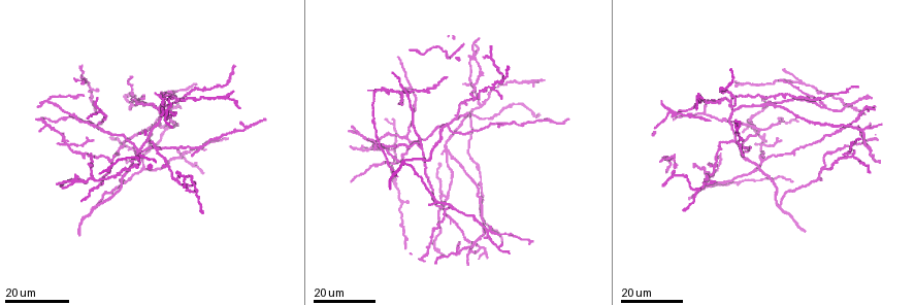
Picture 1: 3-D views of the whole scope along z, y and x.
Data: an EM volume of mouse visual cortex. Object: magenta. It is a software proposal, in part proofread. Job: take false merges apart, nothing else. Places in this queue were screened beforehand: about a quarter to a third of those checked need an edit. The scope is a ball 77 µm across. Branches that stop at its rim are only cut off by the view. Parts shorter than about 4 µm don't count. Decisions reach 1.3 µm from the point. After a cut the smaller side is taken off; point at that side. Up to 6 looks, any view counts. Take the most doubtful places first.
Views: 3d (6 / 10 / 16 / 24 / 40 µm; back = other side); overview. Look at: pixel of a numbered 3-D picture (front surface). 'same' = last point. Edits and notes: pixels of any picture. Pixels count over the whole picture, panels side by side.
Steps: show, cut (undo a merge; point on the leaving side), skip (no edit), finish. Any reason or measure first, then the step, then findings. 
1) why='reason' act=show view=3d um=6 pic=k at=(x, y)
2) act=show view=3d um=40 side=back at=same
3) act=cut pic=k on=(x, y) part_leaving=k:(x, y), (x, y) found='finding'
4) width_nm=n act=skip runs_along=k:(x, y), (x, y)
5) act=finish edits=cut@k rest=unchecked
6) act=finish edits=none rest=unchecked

why='three arms meet' act=show view=3d um=24 pic=1 at=(801, 81)

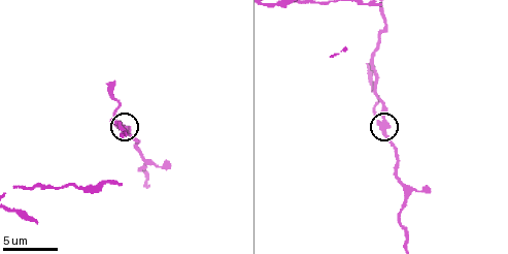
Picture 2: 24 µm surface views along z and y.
act=show view=3d um=6 pic=2 at=(379, 124)

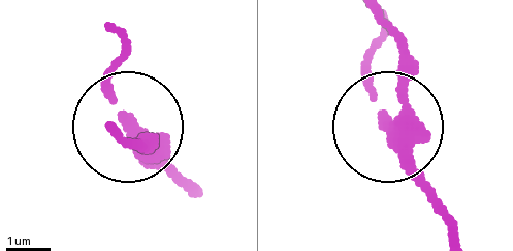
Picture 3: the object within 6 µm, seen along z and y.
act=skip found='all the same neuron'

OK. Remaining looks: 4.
why='side arm on a straight run' act=show view=3d um=16 pic=1 at=(93, 207)

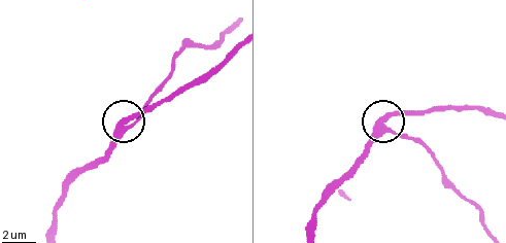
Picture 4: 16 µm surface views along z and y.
act=show view=3d um=6 pic=4 at=(386, 129)

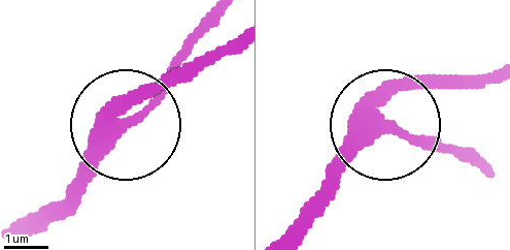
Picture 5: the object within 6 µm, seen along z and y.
width_nm=280 act=skip found='one neuron here'

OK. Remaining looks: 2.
why='four-way junction' act=show view=3d um=16 pic=1 at=(500, 82)

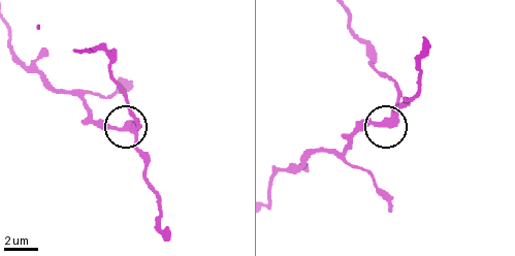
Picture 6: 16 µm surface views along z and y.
act=show view=3d um=10 pic=6 at=(134, 129)

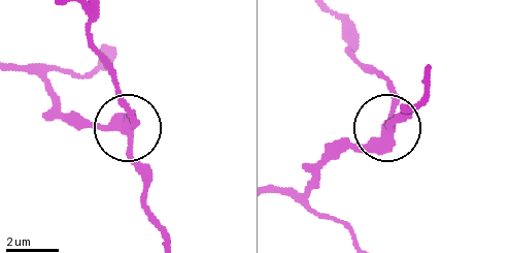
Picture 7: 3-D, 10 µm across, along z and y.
width_nm=360 act=skip found='continuous, no second neuron'

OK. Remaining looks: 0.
act=finish edits=none rest=unchecked

